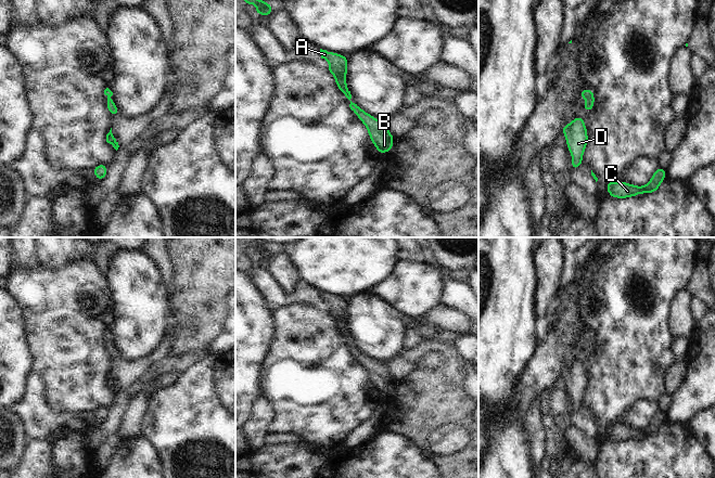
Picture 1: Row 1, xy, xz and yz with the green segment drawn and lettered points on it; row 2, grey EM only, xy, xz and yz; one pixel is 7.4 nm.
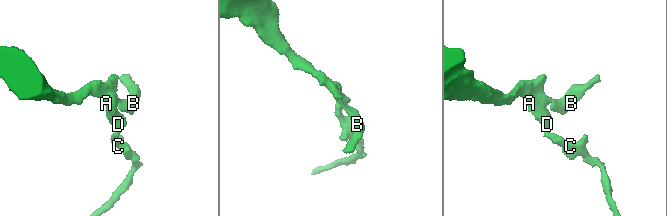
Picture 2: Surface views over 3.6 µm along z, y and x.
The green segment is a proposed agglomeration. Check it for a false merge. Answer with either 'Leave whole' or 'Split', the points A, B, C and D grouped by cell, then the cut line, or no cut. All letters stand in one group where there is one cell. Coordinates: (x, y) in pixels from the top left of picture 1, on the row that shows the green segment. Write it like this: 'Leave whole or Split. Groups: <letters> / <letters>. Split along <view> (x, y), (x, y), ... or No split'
Leave whole. Groups: A B C D. No split

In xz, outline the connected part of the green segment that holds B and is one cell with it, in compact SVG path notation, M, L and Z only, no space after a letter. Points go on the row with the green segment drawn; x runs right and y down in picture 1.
M352 101L349 107L366 126L370 140L375 146L378 153L381 155L382 153L388 153L392 151L395 138L390 133L390 126L387 121L374 118Z

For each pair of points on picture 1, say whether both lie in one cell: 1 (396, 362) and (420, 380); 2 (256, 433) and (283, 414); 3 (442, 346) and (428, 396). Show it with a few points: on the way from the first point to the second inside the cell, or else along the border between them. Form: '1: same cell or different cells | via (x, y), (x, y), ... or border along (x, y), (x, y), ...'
1: different cells | border along (435, 370), (413, 369), (397, 380)
2: different cells | border along (266, 399), (272, 410), (269, 433)
3: same cell | via (449, 358), (449, 374), (439, 384)

